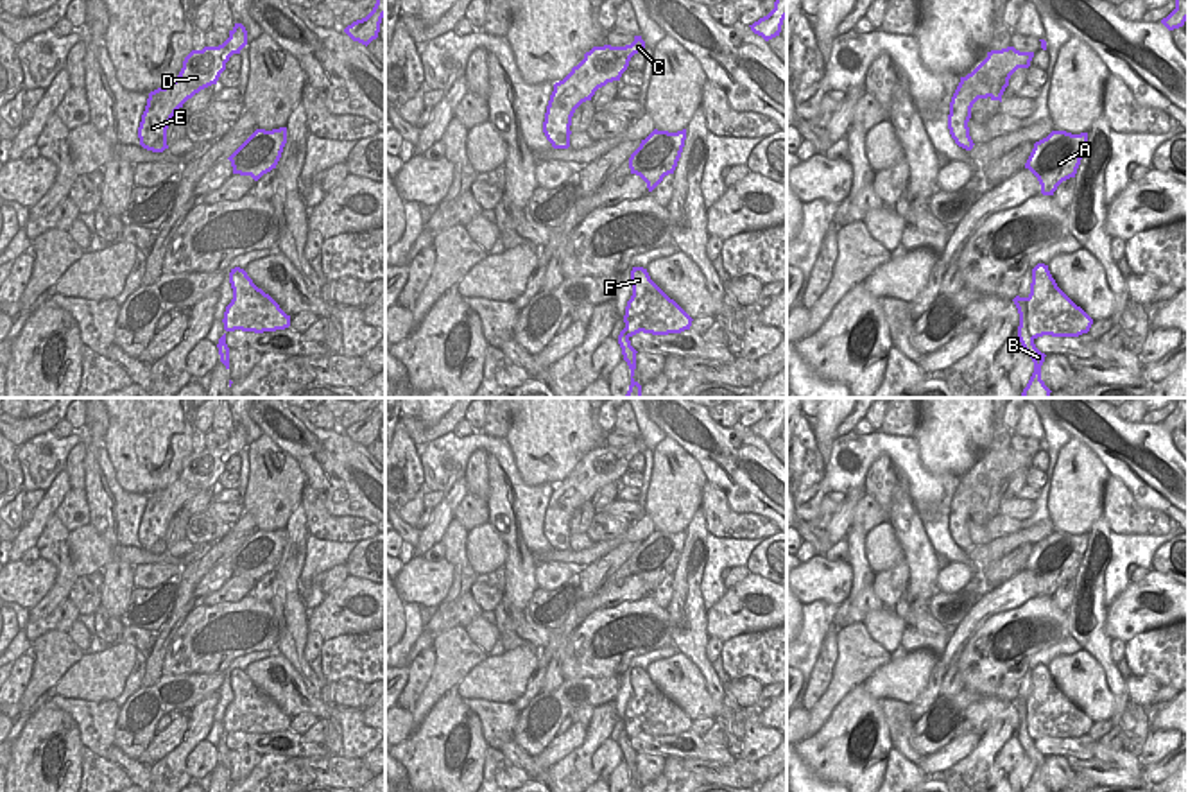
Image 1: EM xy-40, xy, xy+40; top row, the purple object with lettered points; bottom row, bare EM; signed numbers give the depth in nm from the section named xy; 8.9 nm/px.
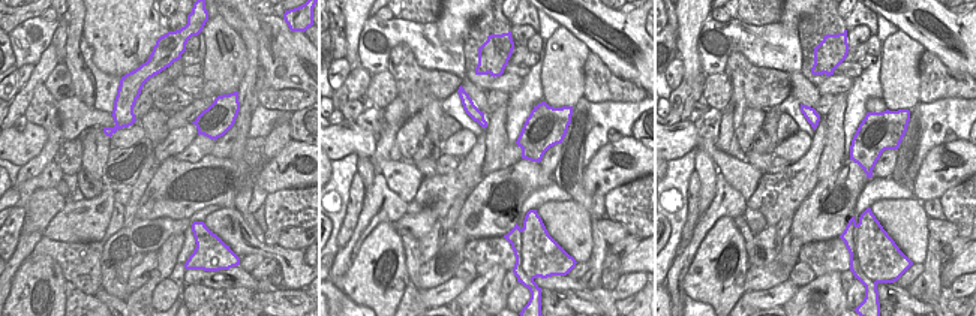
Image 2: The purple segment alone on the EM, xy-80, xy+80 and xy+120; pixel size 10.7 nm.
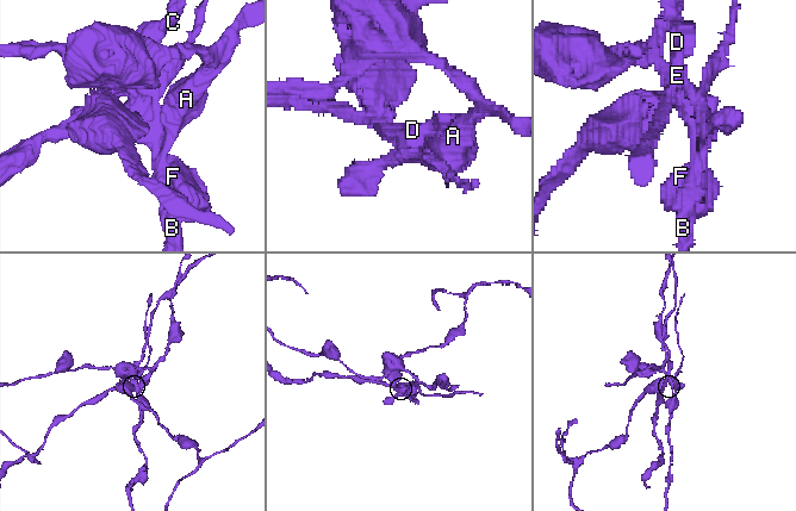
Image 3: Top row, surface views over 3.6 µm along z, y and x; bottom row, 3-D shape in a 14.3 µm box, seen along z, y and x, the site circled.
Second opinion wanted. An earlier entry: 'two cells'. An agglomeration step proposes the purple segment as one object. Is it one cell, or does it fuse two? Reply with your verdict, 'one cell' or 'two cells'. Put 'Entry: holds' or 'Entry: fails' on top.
Entry: holds
two cells

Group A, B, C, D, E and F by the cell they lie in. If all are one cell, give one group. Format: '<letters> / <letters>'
A B F / C D E

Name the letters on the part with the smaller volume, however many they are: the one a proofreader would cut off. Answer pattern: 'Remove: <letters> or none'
Remove: C, D, E

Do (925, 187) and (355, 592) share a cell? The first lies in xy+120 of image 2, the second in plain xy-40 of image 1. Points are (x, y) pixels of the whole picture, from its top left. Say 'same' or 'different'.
same

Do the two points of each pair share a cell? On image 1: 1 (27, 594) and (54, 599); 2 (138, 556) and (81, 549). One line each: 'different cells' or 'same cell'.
1: different cells
2: same cell

